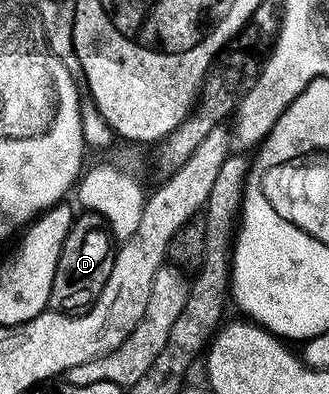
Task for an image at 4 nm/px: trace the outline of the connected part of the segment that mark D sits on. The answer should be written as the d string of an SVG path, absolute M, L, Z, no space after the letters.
M83 211L76 216L73 227L69 227L65 247L61 247L61 259L57 259L57 275L53 275L50 308L54 312L74 315L90 309L101 295L109 271L113 271L115 249L111 241L113 237L102 213Z

